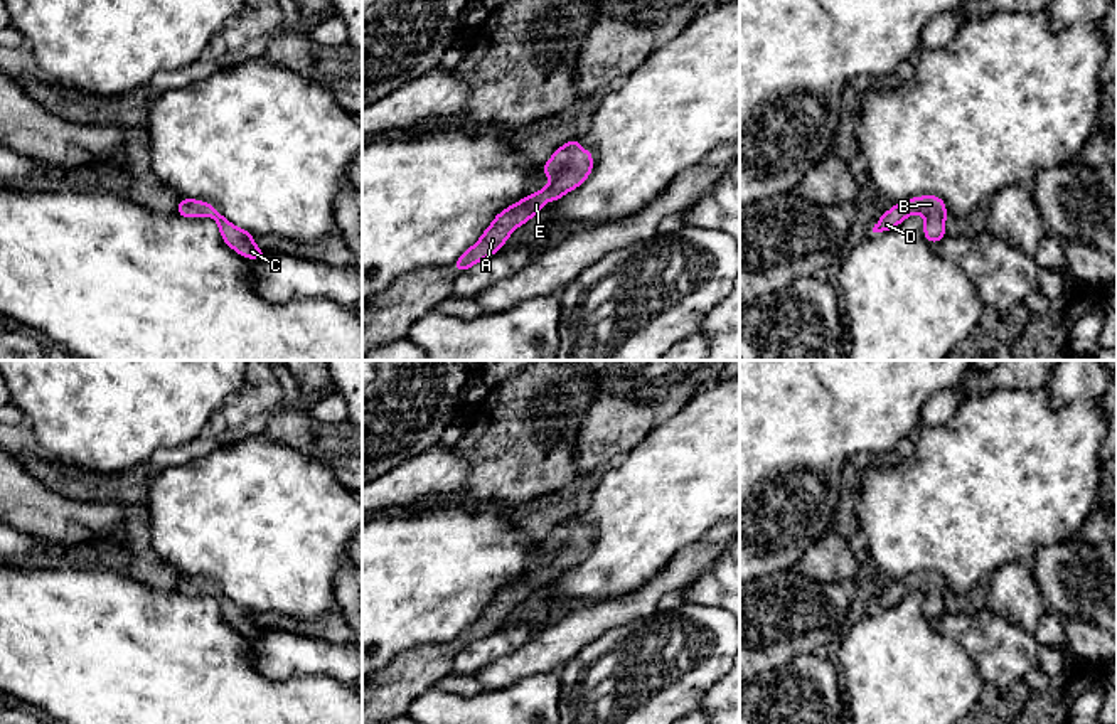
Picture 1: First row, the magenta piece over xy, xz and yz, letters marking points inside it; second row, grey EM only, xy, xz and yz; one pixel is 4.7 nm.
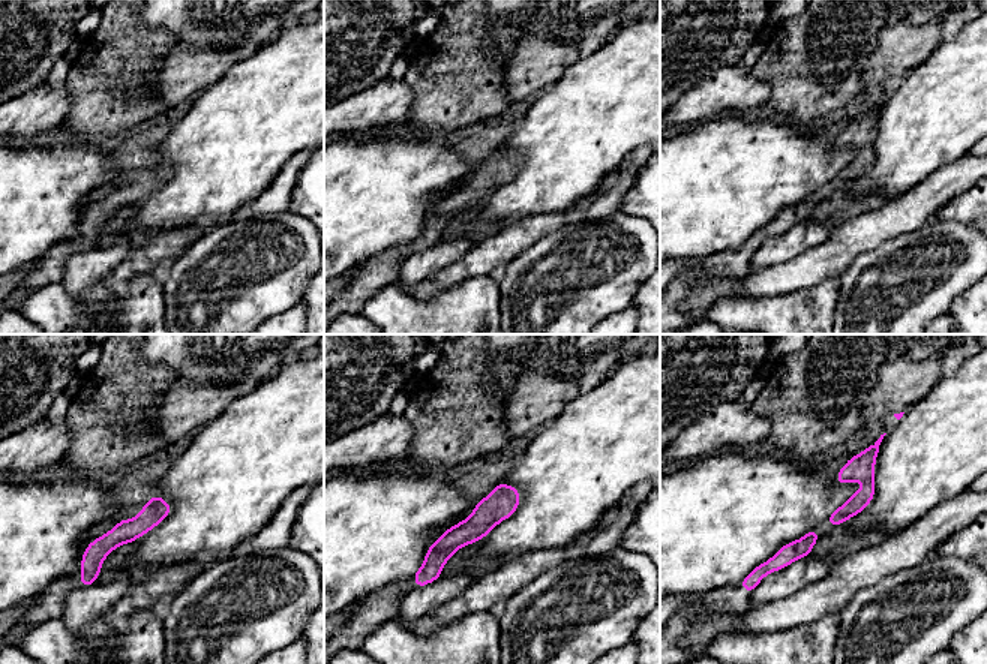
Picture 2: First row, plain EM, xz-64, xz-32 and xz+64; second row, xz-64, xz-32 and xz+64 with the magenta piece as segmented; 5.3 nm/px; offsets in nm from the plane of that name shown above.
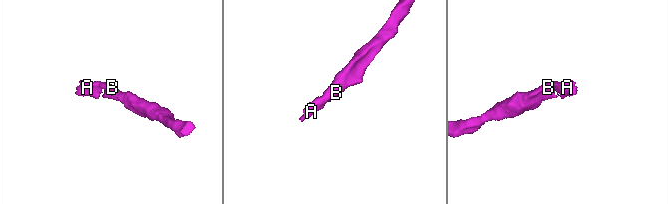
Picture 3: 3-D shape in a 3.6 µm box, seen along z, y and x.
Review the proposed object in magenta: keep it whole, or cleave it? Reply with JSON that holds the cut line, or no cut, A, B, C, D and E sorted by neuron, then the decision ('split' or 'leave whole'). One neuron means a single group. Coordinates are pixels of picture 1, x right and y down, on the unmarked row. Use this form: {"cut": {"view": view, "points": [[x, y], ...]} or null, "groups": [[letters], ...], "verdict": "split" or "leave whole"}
{"cut": null, "groups": [["A", "B", "C", "D", "E"]], "verdict": "leave whole"}

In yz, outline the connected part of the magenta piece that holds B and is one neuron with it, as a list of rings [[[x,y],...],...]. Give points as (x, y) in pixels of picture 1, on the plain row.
[[[920,572],[911,574],[906,579],[893,581],[893,584],[878,596],[873,604],[873,610],[891,608],[913,591],[923,593],[923,615],[930,621],[947,615],[945,596],[949,591],[943,576],[938,572]]]

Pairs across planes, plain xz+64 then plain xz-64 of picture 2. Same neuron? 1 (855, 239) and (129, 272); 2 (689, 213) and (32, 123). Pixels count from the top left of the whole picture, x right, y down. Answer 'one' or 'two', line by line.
1: one
2: two

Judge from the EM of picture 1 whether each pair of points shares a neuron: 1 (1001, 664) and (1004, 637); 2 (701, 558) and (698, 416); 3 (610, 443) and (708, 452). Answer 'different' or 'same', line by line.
1: same
2: different
3: different

